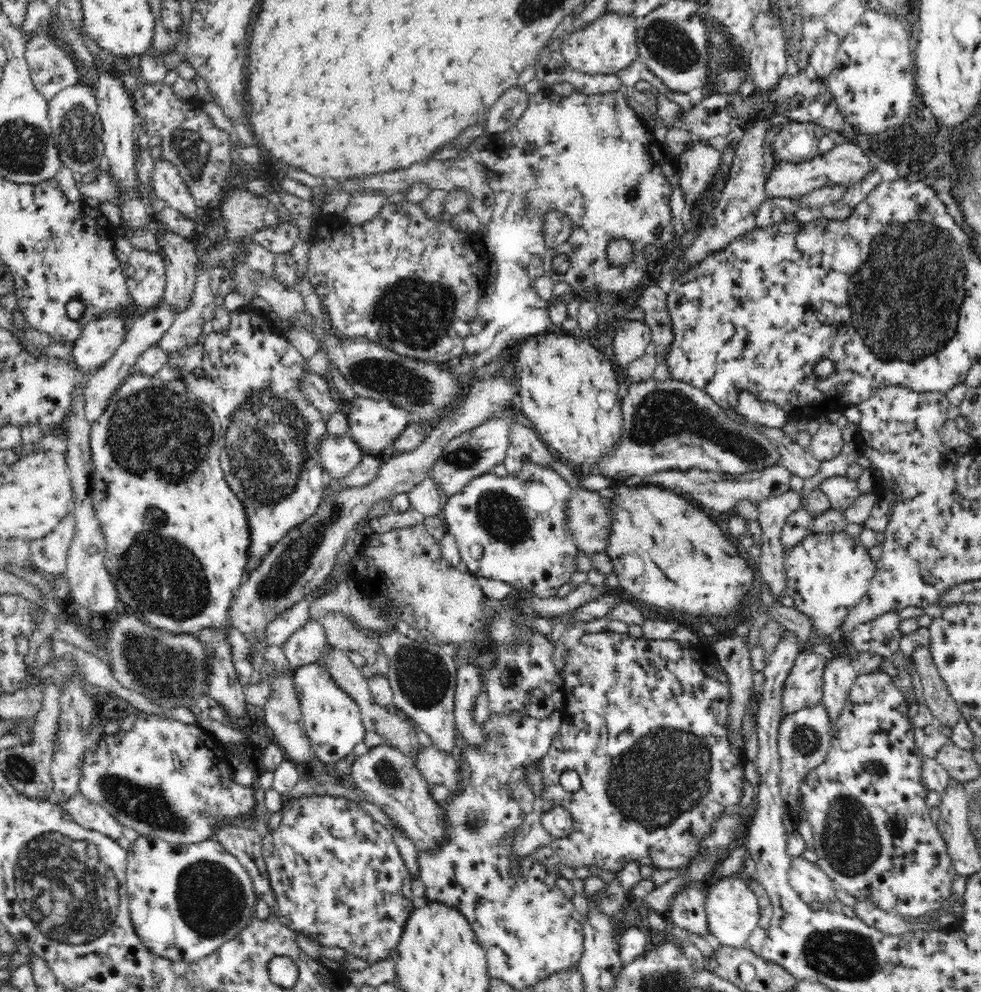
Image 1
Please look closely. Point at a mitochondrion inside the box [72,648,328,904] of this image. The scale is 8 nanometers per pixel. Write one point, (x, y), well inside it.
(149, 805)

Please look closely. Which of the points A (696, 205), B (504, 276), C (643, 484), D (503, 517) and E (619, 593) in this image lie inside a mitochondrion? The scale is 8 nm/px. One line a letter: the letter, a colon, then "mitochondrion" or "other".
A: other
B: other
C: other
D: mitochondrion
E: other

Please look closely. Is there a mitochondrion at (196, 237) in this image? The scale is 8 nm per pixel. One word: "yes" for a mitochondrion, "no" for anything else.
no

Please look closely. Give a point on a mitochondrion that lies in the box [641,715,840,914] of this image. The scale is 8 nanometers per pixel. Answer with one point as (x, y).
(806, 741)

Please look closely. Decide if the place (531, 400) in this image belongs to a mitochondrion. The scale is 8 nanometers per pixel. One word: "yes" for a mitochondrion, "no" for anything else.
no

